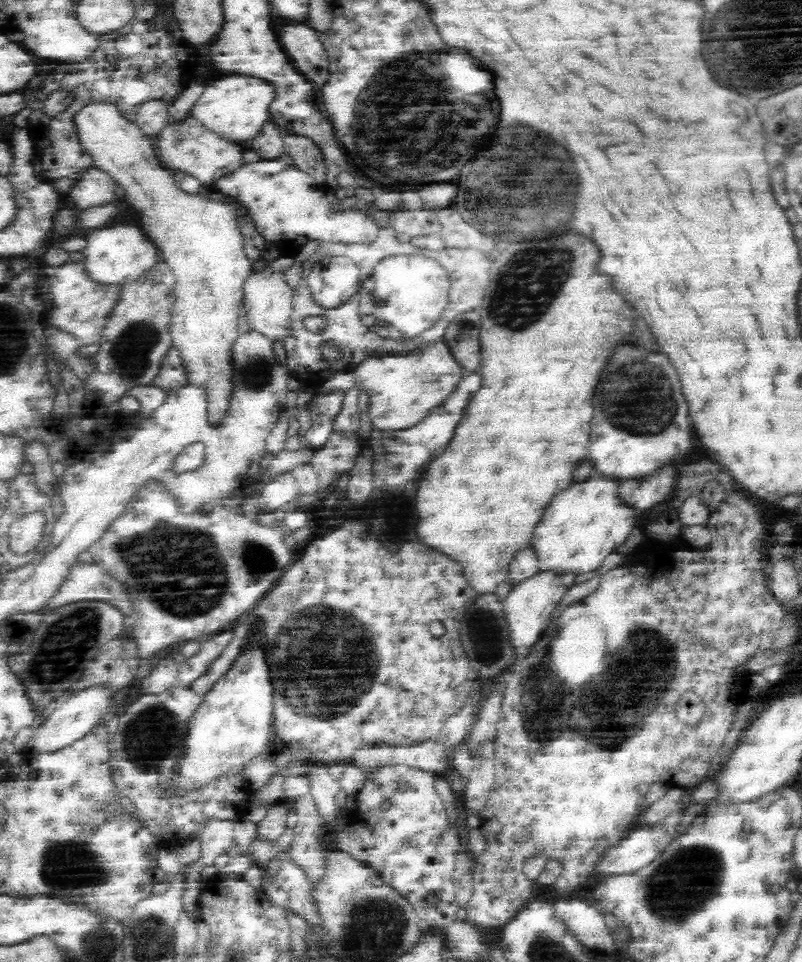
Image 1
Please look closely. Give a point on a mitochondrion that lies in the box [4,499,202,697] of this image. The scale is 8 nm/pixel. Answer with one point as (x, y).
(71, 639)

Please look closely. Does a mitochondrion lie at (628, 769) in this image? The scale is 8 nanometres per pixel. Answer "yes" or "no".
no

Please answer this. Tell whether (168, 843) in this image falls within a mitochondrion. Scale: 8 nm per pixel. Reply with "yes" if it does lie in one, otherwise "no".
no

